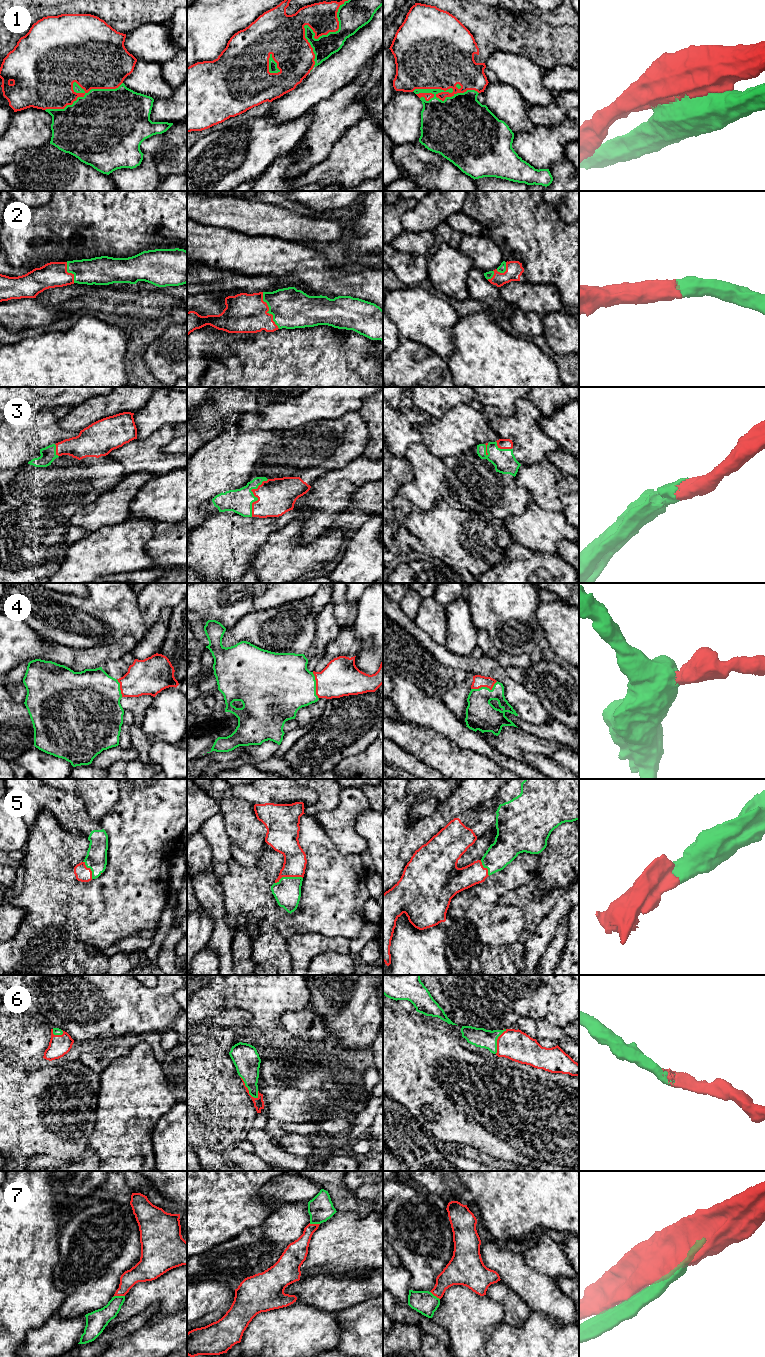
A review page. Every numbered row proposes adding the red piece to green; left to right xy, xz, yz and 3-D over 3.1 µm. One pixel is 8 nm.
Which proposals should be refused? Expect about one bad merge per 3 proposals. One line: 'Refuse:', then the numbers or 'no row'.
Refuse: 1, 7

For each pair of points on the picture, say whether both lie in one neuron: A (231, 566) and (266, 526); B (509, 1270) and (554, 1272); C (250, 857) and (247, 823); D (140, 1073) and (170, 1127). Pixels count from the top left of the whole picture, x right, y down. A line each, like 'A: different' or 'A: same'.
A: same
B: different
C: same
D: different

